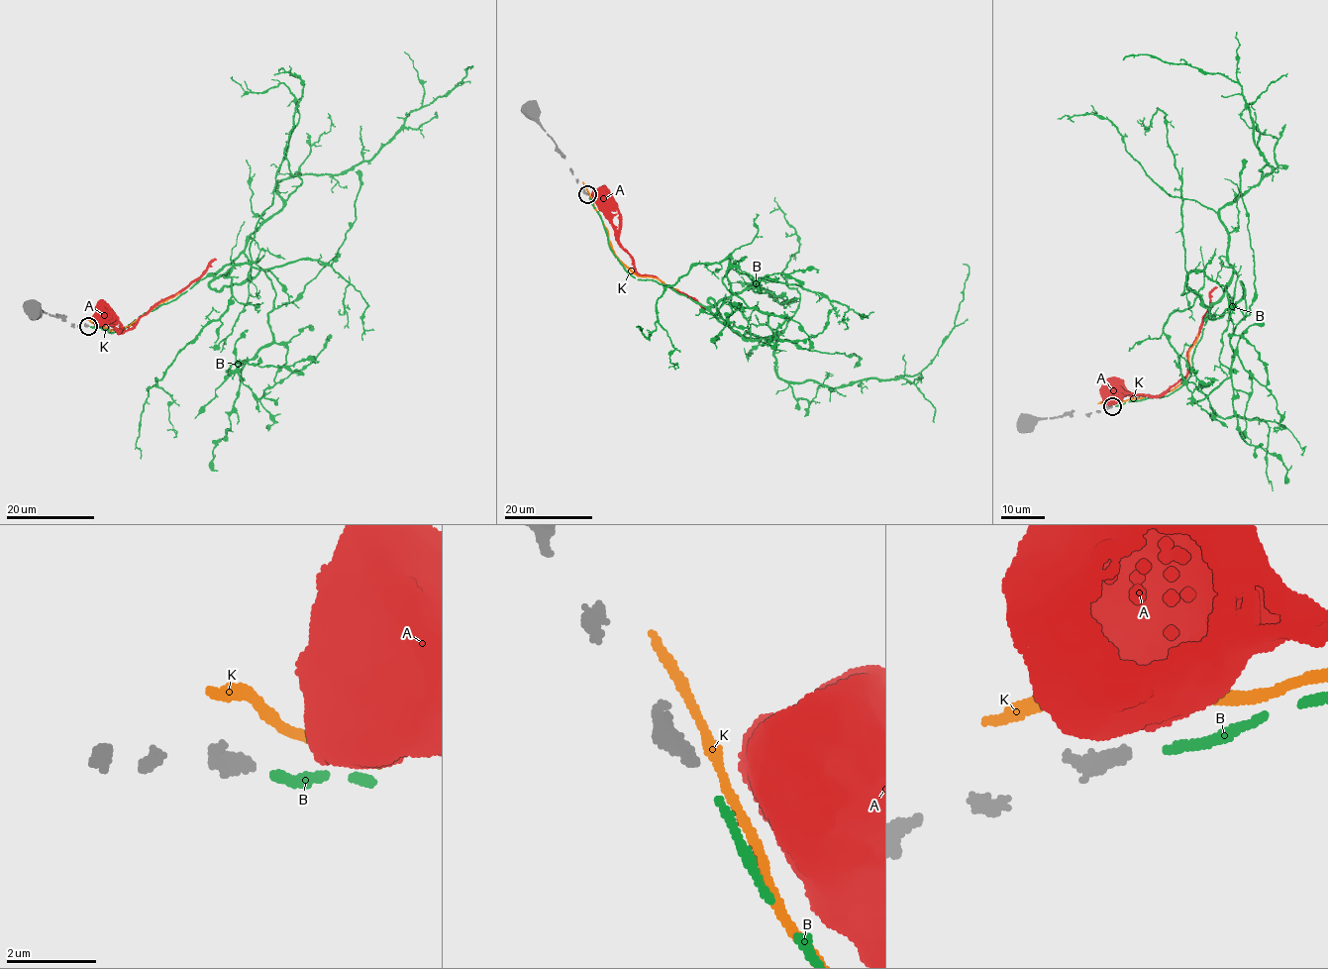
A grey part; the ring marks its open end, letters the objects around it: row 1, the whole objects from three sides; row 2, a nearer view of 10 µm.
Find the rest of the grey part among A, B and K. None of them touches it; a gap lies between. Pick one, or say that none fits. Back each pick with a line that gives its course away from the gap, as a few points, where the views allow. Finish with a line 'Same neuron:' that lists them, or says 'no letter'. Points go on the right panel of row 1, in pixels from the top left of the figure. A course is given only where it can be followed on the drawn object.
B: course (1115, 405), (1167, 395), (1188, 377), (1232, 274), (1219, 211), (1267, 162), (1238, 83), (1149, 54), (1123, 59)
Same neuron: B

